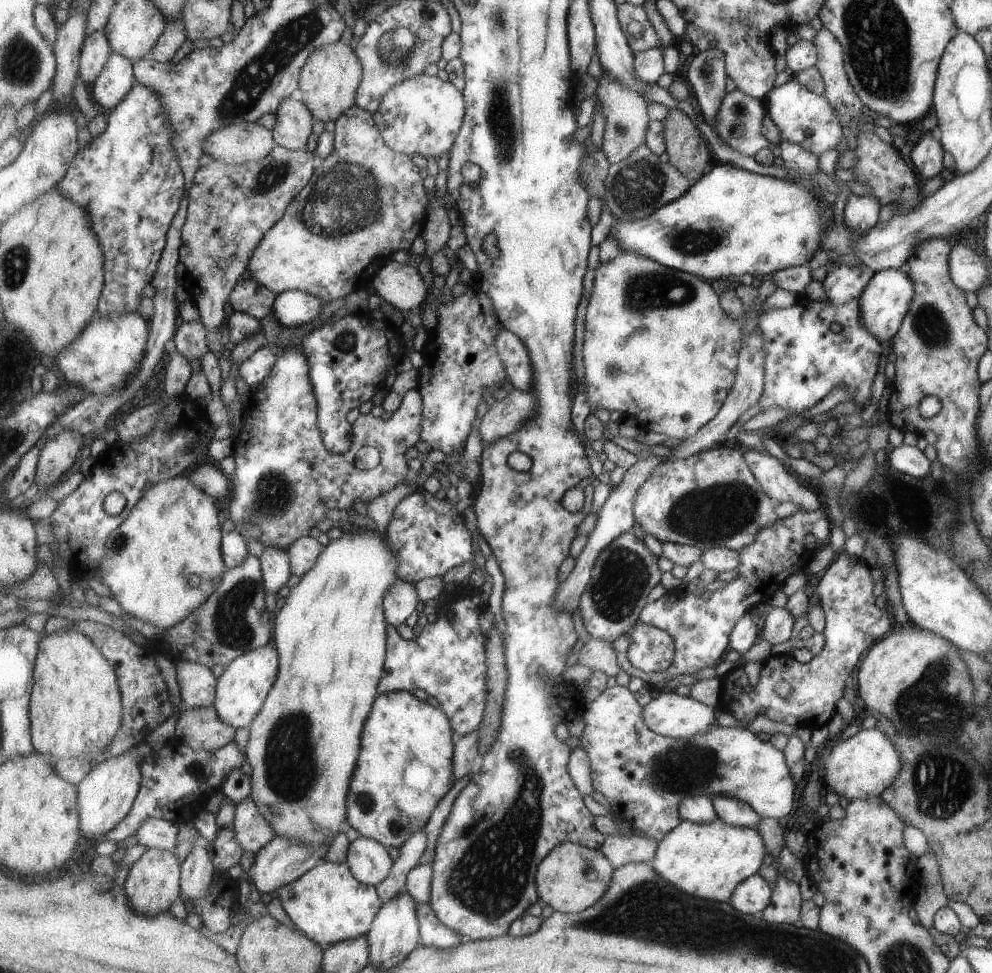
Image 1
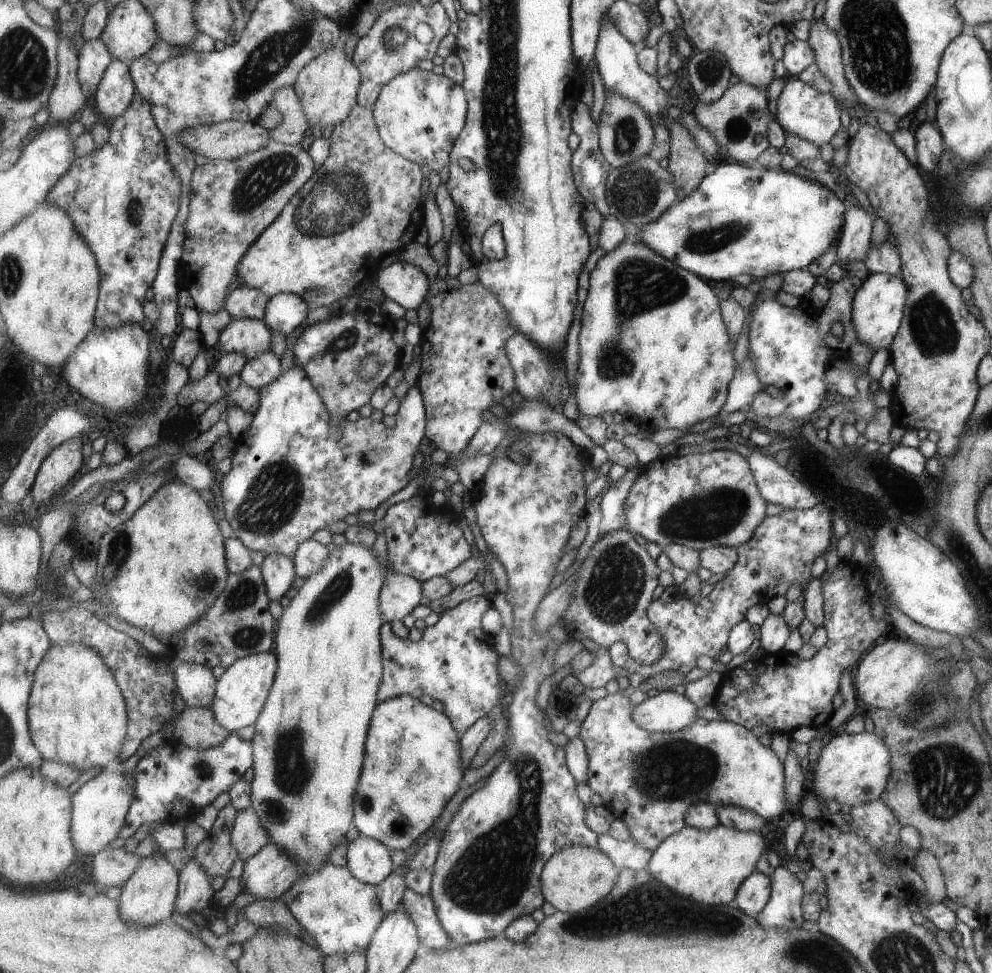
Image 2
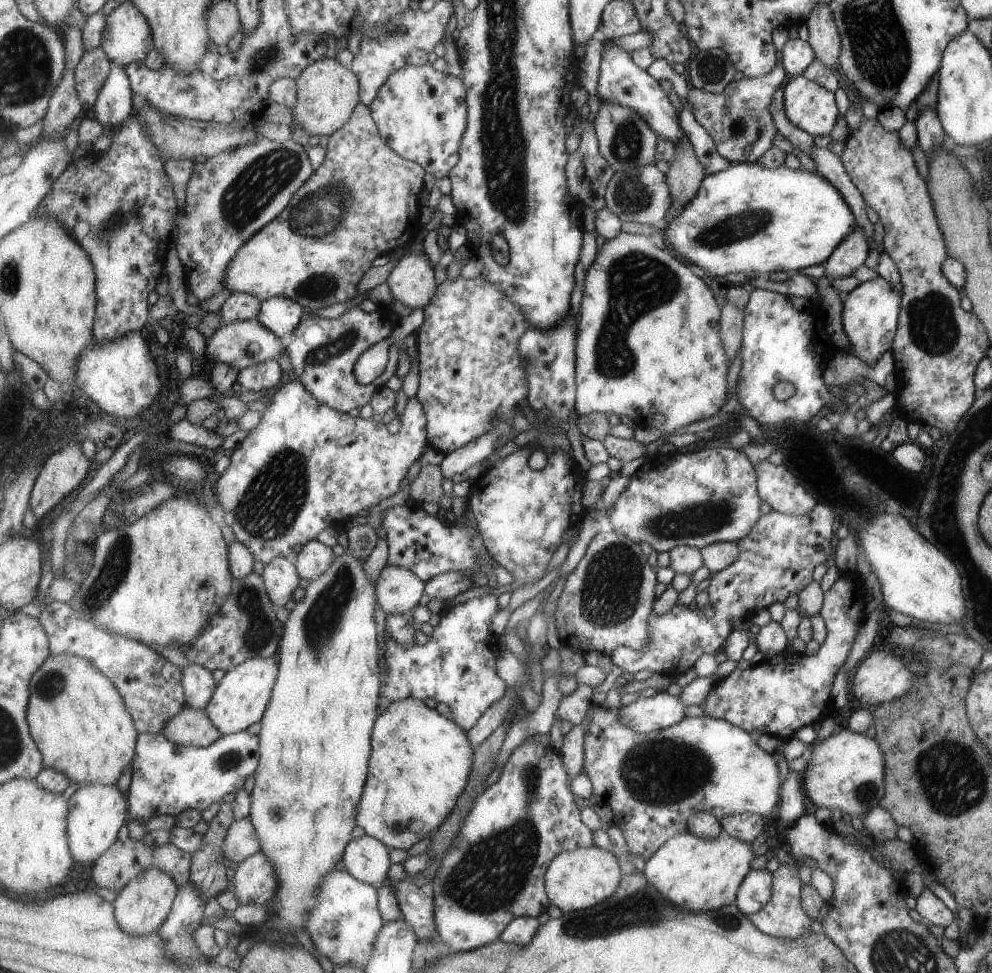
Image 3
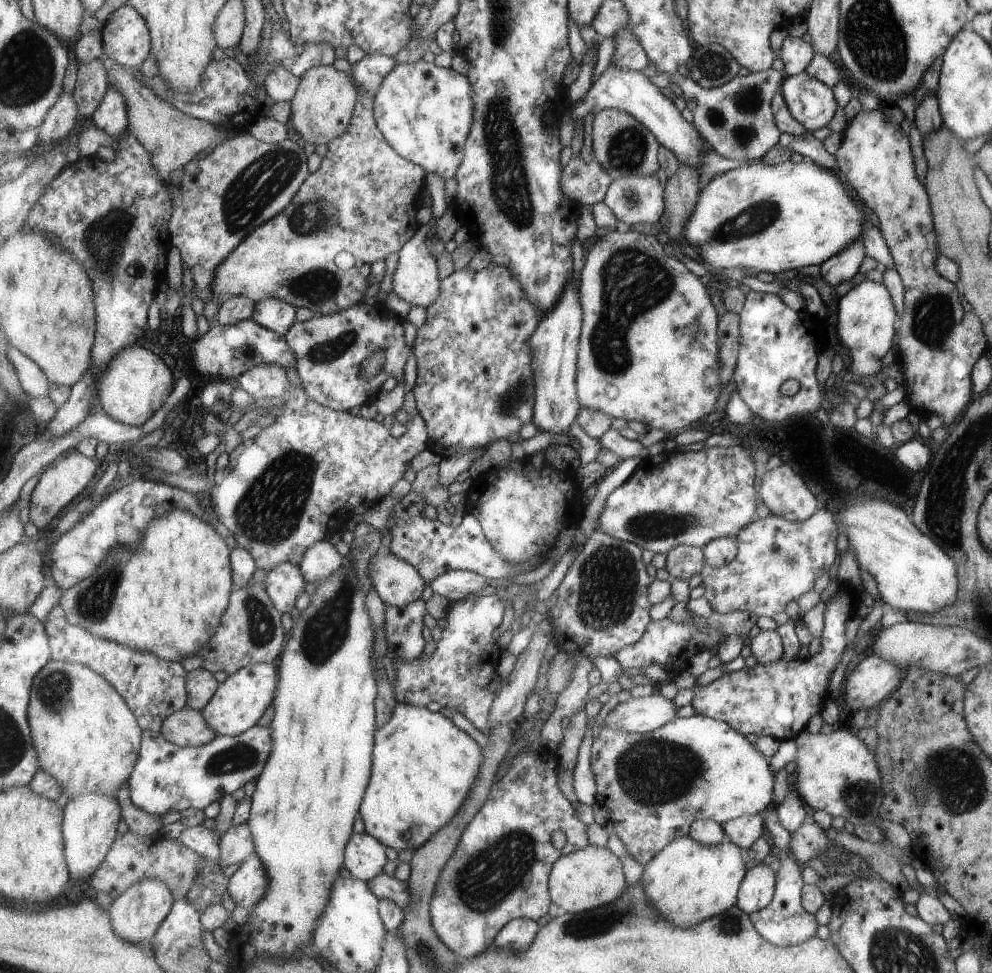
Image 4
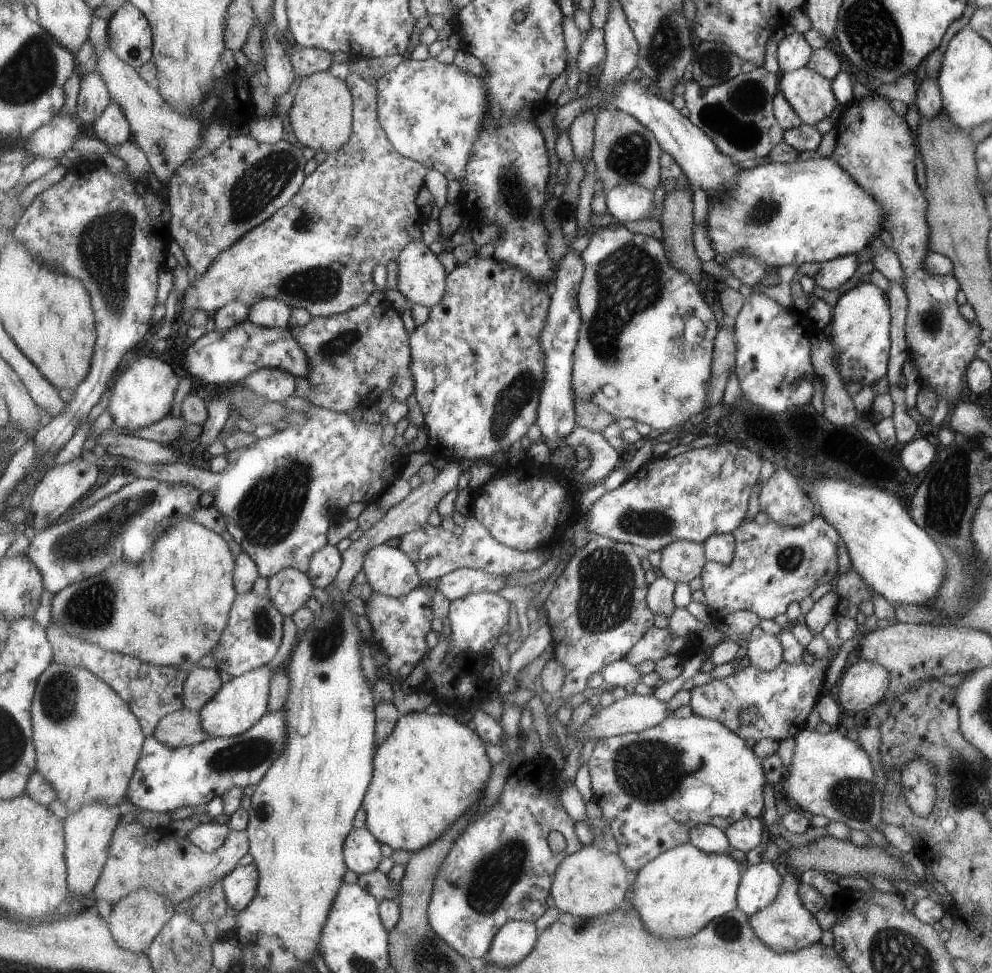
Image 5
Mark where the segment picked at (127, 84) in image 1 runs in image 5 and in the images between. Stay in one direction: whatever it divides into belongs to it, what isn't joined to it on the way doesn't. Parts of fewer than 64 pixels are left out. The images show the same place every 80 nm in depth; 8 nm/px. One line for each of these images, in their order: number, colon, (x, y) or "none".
2: (117, 89)
3: (114, 105)
4: (112, 117)
5: (113, 127)

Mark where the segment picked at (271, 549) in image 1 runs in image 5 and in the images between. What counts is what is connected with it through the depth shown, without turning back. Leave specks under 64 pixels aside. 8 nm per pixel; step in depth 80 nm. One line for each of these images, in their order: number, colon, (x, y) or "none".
2: (279, 571)
3: (281, 576)
4: (286, 582)
5: (290, 589)

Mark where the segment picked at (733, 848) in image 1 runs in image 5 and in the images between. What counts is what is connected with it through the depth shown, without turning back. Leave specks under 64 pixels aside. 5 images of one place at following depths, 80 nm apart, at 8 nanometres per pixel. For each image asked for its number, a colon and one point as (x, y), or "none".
2: (709, 866)
3: (698, 874)
4: (688, 882)
5: (677, 894)

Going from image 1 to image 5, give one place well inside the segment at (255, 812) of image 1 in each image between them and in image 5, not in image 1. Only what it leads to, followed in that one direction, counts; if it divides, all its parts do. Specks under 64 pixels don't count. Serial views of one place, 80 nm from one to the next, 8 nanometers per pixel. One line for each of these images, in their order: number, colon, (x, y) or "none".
2: (250, 836)
3: (242, 842)
4: (237, 845)
5: (157, 858)

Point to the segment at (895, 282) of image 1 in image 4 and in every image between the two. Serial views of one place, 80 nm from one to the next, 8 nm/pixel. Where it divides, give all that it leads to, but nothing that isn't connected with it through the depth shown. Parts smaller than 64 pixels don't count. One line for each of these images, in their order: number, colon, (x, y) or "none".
2: (878, 306)
3: (870, 313)
4: (867, 319)

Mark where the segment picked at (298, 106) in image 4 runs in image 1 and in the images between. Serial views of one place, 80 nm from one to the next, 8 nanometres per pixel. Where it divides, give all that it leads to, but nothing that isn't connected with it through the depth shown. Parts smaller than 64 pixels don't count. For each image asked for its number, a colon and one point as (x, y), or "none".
1: (330, 80)
2: (328, 87)
3: (328, 93)

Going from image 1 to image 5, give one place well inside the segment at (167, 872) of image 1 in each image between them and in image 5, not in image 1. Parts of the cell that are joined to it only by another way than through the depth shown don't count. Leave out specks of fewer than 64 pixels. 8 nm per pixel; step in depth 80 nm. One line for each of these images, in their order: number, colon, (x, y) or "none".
2: (149, 897)
3: (144, 905)
4: (138, 913)
5: (136, 921)

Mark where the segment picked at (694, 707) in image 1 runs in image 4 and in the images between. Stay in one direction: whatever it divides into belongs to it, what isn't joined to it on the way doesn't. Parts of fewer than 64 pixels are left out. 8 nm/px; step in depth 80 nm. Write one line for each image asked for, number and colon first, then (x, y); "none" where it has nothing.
2: (668, 712)
3: (663, 710)
4: (640, 714)

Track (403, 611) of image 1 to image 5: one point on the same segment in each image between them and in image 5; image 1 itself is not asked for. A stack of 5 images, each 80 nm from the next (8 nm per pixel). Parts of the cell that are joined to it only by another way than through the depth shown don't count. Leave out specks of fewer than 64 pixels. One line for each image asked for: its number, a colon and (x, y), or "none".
2: (401, 594)
3: (399, 590)
4: (397, 583)
5: (391, 571)

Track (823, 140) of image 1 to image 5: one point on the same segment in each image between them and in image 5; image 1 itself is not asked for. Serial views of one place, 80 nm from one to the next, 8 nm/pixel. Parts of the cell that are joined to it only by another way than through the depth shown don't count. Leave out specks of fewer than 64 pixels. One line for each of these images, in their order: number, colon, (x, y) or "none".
2: (800, 110)
3: (806, 105)
4: (811, 103)
5: (809, 93)

